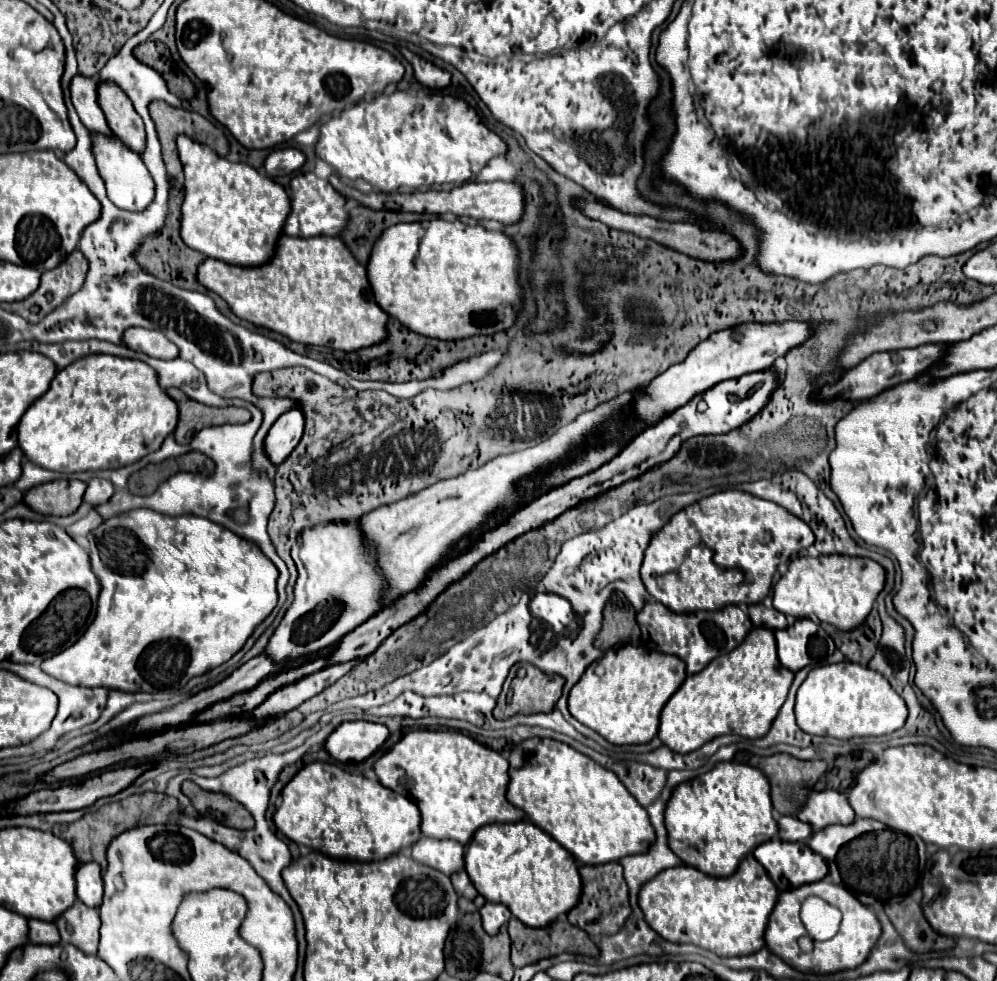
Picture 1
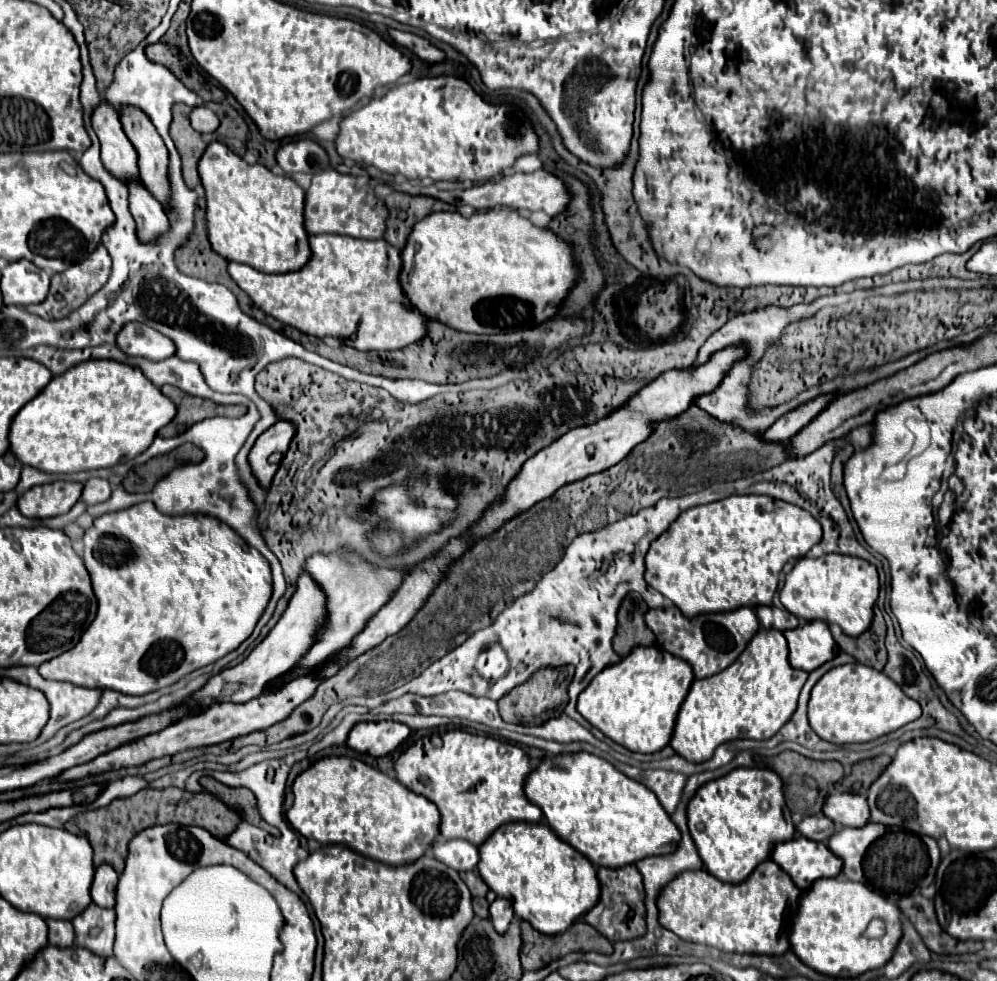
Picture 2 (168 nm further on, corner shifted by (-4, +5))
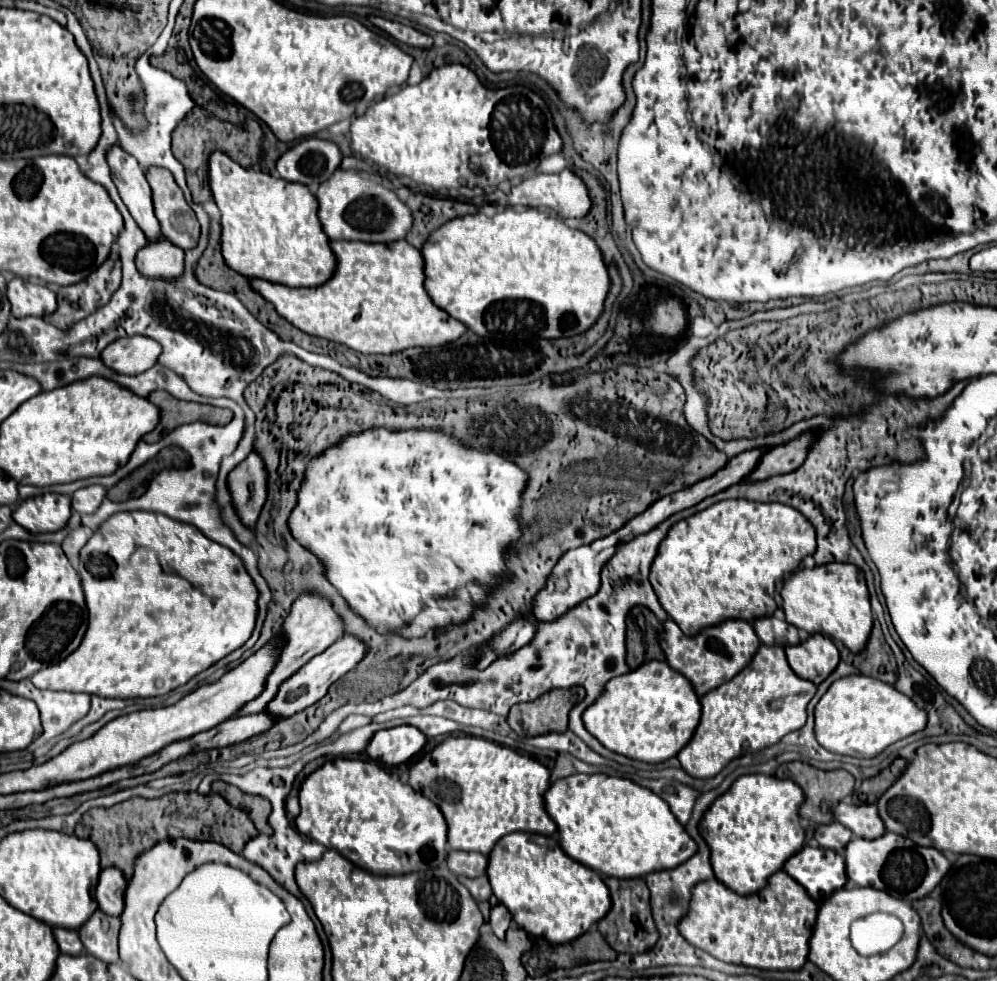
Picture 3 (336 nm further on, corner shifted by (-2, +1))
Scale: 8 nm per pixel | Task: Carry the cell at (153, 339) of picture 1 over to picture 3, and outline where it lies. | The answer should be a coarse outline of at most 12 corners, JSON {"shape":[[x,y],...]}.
{"shape":[[144,335],[110,343],[100,357],[136,375],[156,365],[162,347]]}

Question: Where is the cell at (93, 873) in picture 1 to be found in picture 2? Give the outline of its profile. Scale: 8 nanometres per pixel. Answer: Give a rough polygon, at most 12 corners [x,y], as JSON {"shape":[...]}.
{"shape":[[108,865],[94,873],[92,901],[112,909],[116,905],[118,873]]}

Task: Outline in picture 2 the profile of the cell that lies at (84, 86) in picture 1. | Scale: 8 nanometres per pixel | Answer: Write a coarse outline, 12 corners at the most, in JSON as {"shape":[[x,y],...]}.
{"shape":[[116,111],[92,115],[104,167],[122,183],[140,181],[138,153]]}

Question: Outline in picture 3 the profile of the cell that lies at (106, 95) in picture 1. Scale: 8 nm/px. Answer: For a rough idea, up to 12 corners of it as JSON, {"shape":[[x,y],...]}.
{"shape":[[150,167],[154,213],[182,249],[198,243],[200,225],[172,173]]}

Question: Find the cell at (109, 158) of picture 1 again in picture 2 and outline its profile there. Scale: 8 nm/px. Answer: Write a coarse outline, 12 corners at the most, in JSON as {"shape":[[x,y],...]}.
{"shape":[[134,183],[130,211],[140,243],[168,233],[162,205]]}

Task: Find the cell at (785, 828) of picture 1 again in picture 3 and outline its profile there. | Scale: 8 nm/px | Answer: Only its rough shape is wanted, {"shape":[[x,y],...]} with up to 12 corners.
{"shape":[[840,823],[818,825],[820,847],[842,853],[852,831]]}

